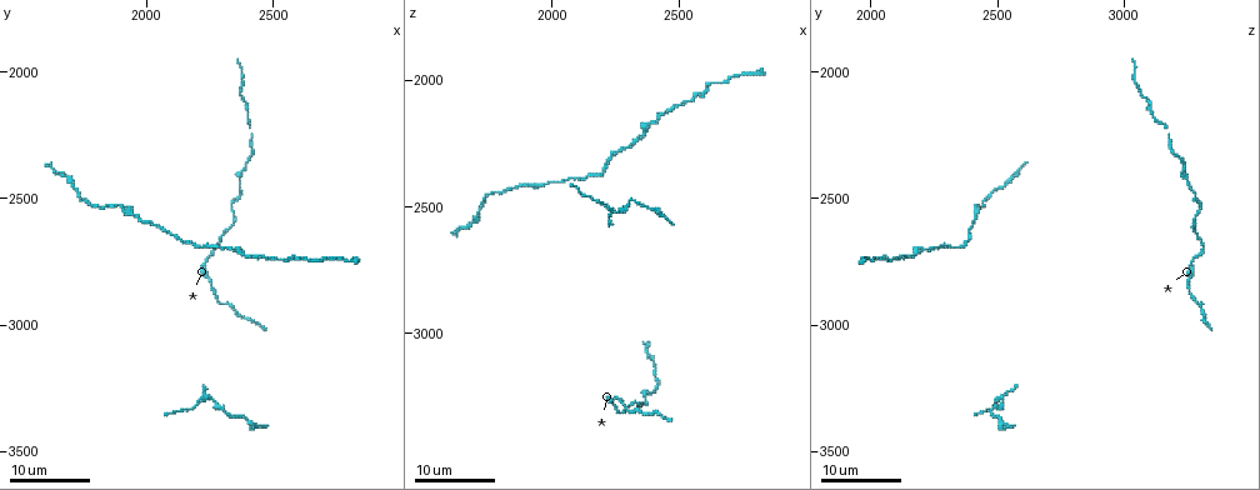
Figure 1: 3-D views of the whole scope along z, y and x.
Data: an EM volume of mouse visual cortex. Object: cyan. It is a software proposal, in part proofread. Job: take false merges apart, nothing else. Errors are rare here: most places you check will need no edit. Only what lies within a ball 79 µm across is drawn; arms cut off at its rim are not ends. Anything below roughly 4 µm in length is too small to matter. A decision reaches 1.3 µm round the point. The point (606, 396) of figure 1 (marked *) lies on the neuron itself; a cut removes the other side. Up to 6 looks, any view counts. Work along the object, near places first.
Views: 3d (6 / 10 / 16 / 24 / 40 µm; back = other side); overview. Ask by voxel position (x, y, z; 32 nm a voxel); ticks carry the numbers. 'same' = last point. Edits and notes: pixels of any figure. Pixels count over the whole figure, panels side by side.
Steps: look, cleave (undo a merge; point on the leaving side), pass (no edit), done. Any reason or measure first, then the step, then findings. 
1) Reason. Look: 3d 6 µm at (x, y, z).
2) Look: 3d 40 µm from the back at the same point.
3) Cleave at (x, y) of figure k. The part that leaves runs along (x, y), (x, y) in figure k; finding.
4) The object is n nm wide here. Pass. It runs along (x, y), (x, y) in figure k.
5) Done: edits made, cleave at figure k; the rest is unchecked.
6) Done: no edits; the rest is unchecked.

Sudden change in width. Look: 3d 16 µm at (2390, 2380, 3250).

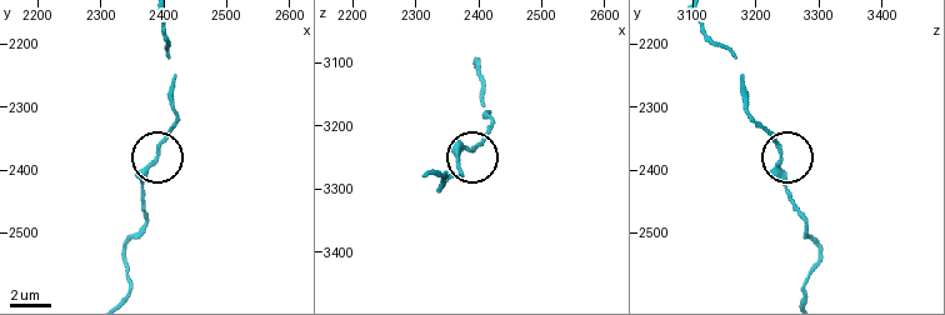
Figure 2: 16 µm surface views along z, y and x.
Closer look. Look: 3d 10 µm at (2390, 2370, 3235).

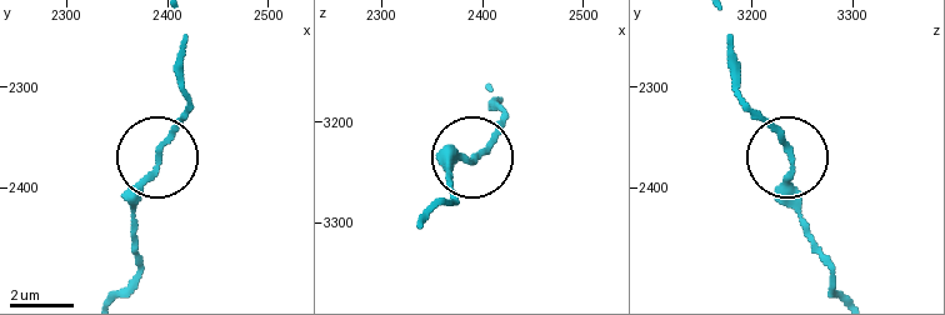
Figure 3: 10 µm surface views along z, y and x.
Pass. It runs along (119, 290), (135, 266), (138, 194), (189, 99) in figure 3; one neuron here.

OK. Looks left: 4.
Look: 3d 24 µm at (2140, 2670, 2380).

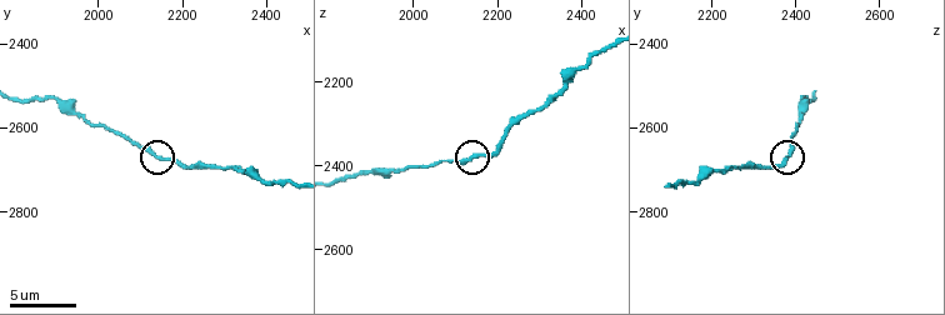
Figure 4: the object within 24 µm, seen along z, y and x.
Look: 3d 10 µm at (2135, 2670, 2390).

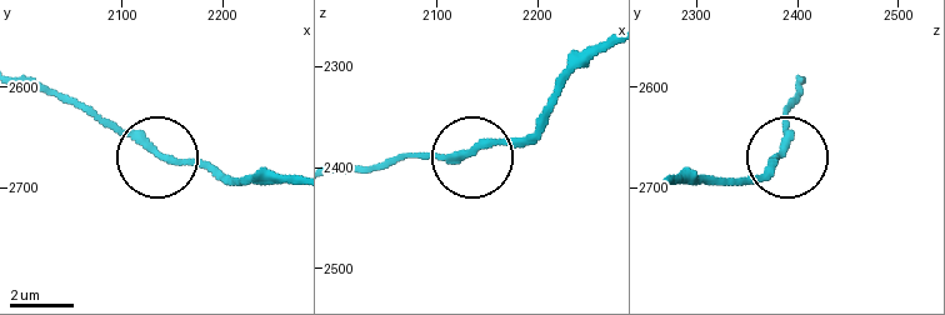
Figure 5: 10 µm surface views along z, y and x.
Pass. All the same neuron.

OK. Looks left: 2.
Done: no edits; the rest is unchecked.

